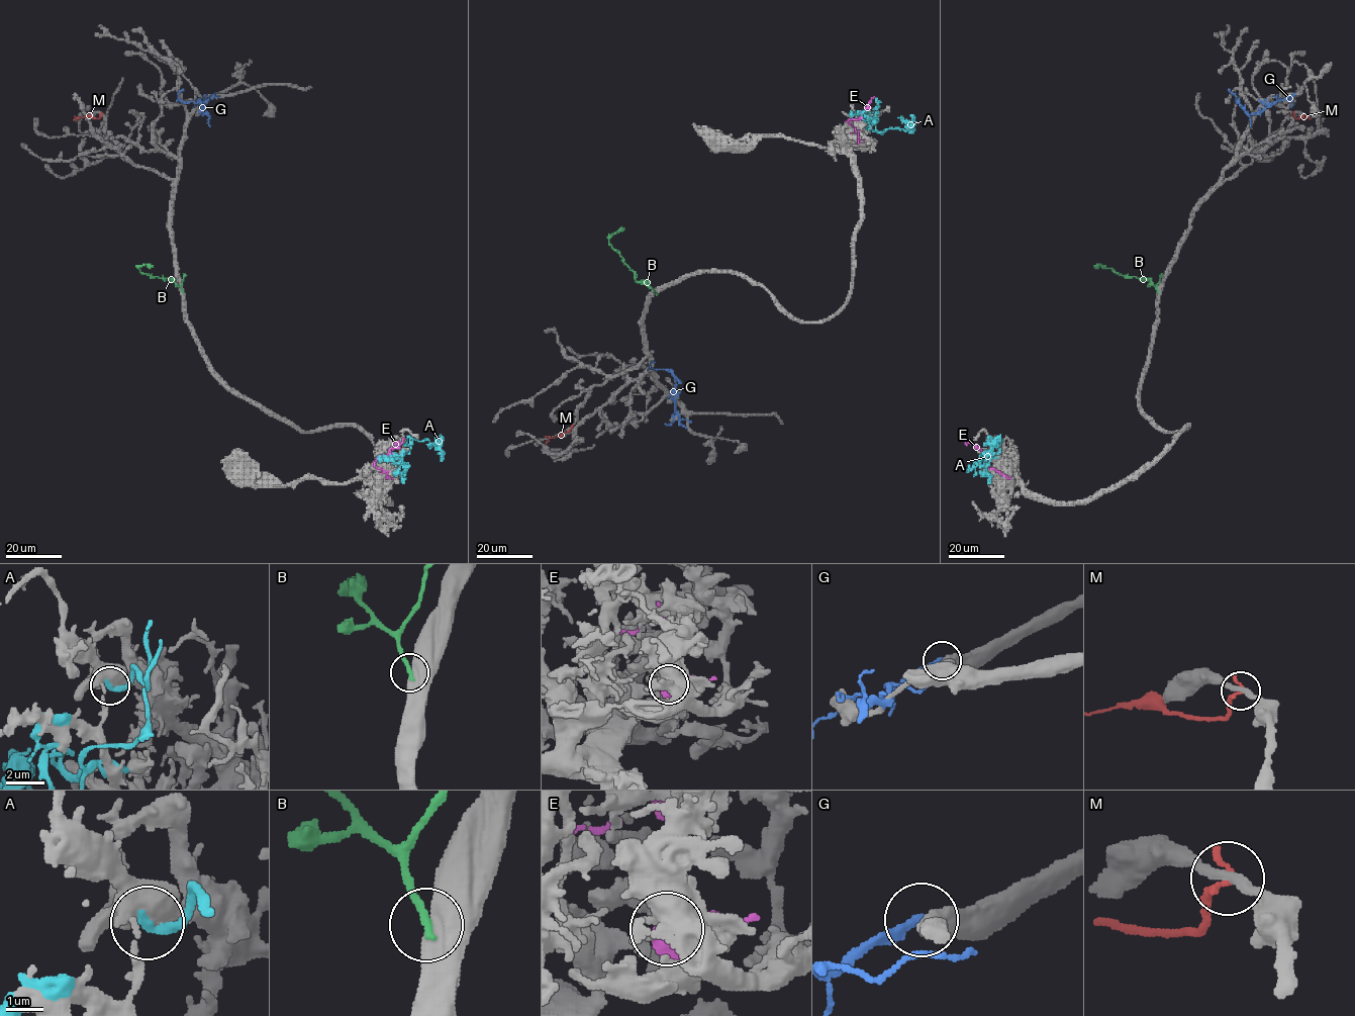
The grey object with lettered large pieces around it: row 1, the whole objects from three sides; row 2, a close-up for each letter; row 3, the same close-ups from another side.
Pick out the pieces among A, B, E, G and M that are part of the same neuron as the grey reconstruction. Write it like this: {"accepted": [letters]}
{"accepted": []}

